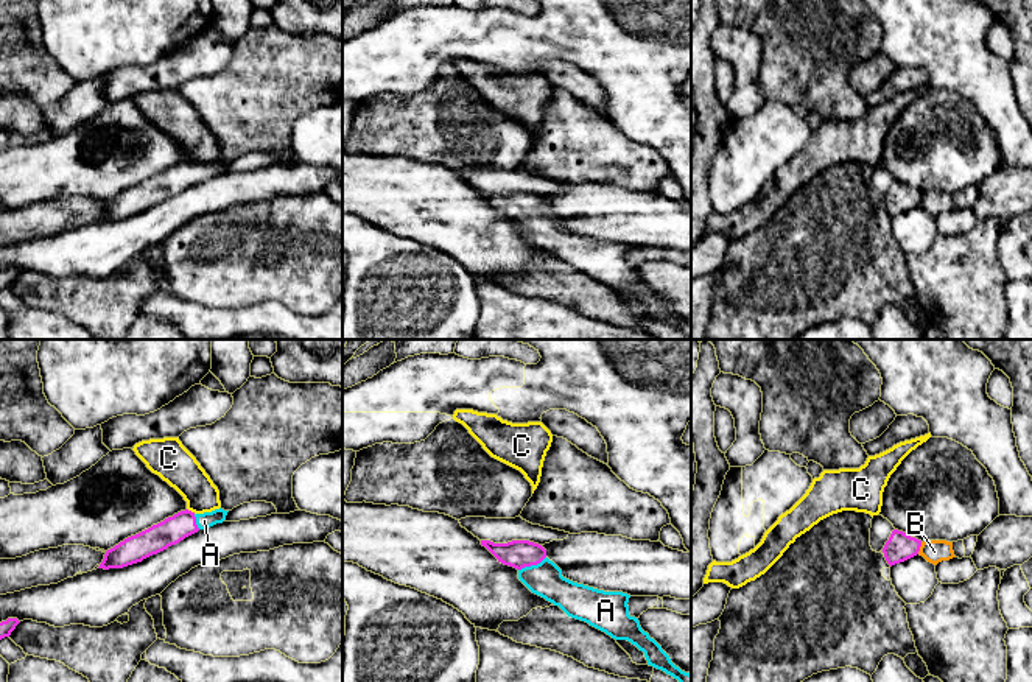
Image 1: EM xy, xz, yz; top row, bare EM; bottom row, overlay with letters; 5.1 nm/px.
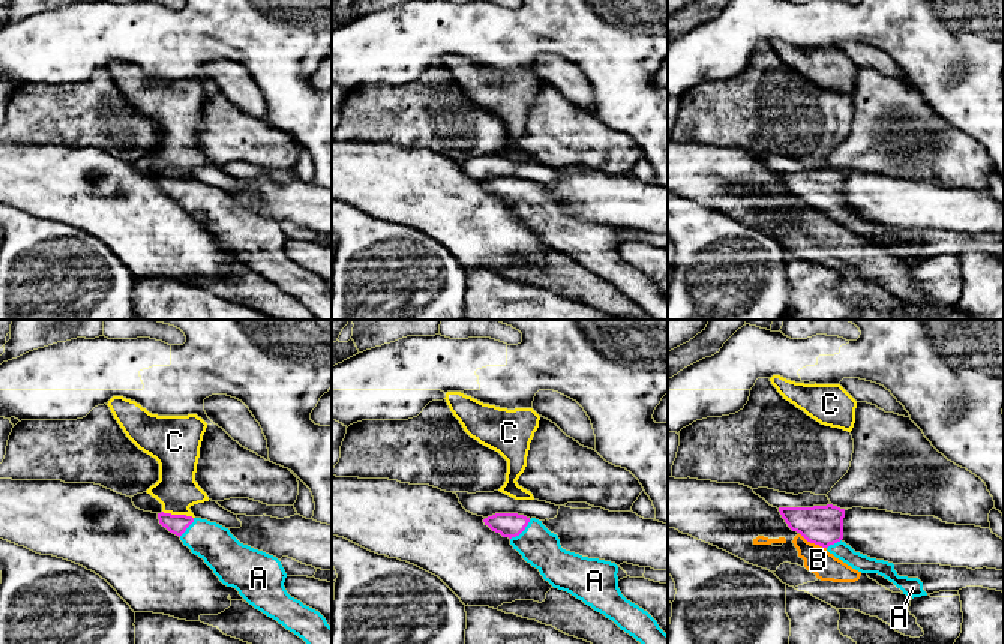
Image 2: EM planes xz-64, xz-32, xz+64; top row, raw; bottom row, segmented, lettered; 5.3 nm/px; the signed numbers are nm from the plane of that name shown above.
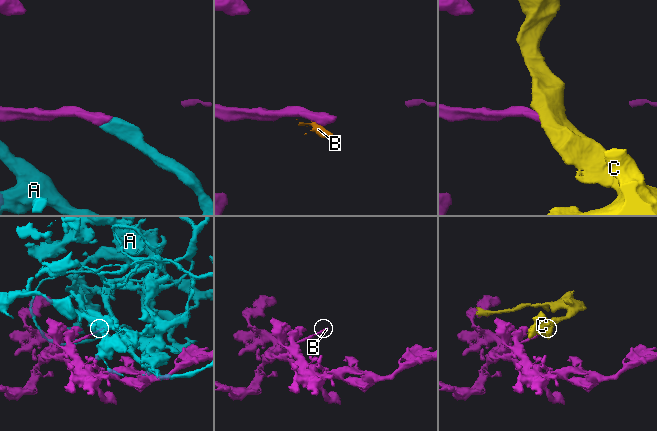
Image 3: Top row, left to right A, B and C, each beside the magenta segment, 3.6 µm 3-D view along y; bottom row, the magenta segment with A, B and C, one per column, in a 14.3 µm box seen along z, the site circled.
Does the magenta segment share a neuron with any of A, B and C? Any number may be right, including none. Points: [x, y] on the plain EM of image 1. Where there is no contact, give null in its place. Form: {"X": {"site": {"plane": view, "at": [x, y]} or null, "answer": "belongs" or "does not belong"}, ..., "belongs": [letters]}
{"A": {"site": {"plane": "xz", "at": [531, 215]}, "answer": "belongs"}, "B": {"site": {"plane": "yz", "at": [919, 200]}, "answer": "does not belong"}, "C": {"site": {"plane": "xy", "at": [190, 162]}, "answer": "does not belong"}, "belongs": ["A"]}

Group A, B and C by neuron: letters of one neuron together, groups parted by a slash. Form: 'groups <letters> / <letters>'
groups A / B / C

